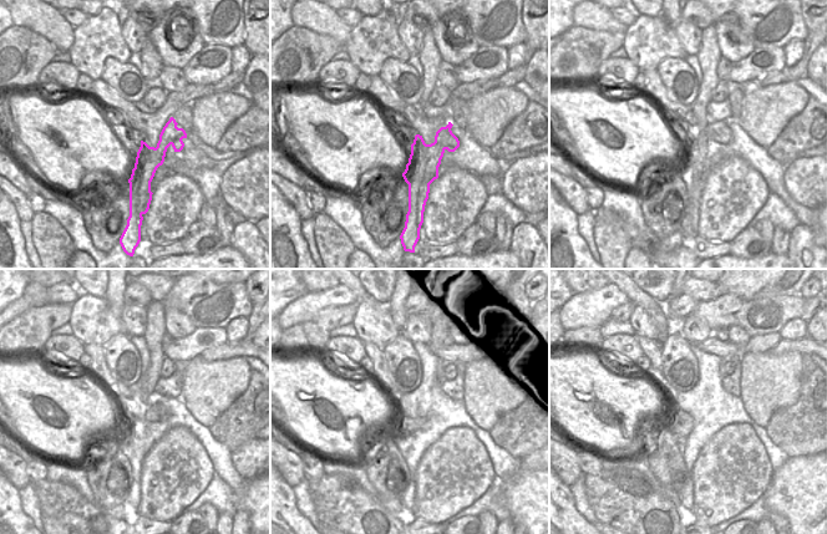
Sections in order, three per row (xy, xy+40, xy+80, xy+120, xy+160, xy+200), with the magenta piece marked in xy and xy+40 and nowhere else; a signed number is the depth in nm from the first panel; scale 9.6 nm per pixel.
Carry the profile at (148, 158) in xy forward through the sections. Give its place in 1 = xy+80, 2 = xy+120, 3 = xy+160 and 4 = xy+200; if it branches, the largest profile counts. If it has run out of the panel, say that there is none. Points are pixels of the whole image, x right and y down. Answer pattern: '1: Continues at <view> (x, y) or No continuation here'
1: Continues at xy+80 (705, 152)
2: Continues at xy+120 (130, 426)
3: Continues at xy+160 (400, 425)
4: Continues at xy+200 (679, 422).

